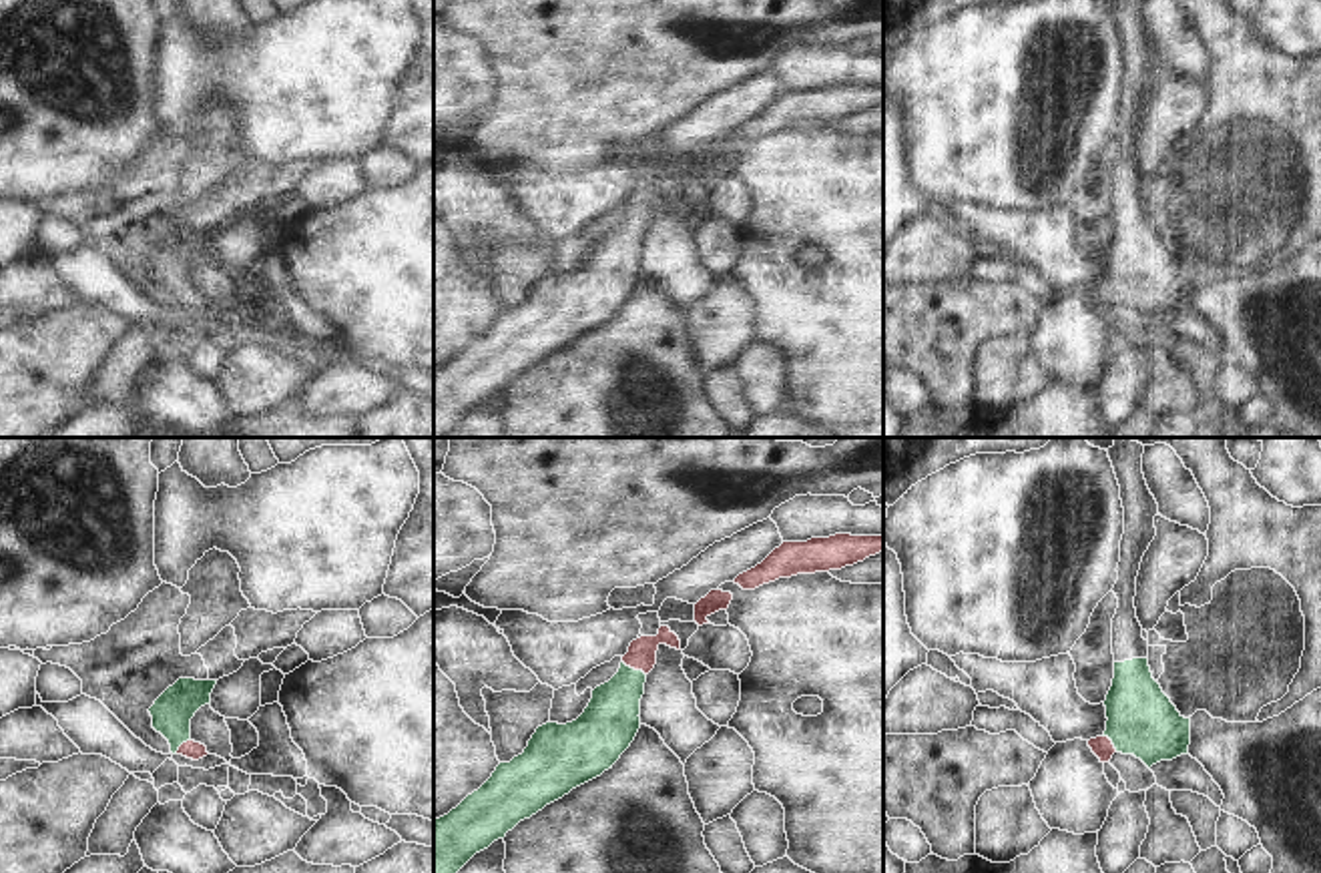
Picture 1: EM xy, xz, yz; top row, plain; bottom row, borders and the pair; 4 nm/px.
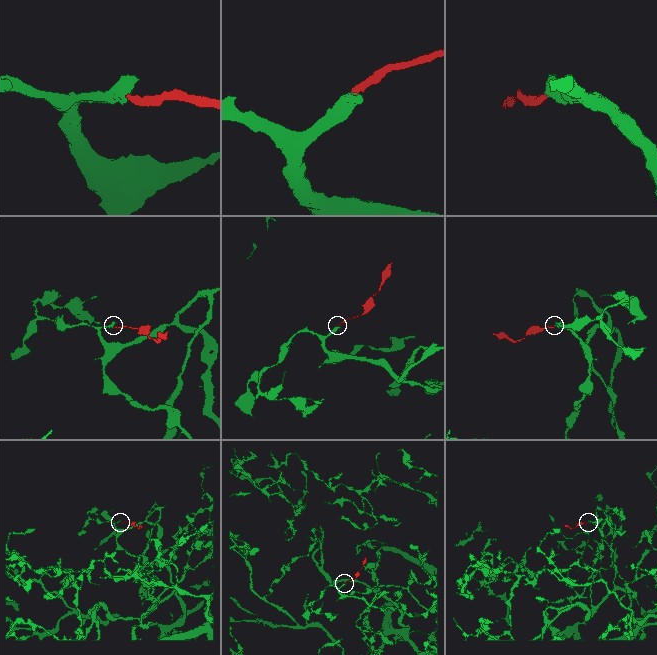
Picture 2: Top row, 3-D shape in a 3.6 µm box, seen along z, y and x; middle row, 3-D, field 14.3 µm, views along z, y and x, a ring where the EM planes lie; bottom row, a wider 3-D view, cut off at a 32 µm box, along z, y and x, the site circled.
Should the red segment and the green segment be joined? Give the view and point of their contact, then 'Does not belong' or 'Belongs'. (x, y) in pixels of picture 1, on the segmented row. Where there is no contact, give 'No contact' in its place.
Touches red at xz (635, 669). Belongs

